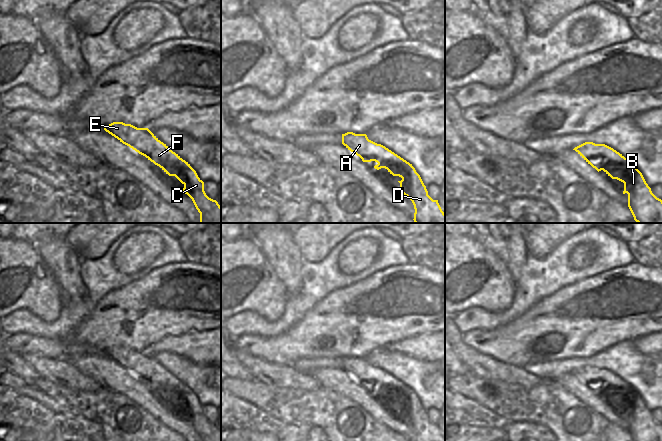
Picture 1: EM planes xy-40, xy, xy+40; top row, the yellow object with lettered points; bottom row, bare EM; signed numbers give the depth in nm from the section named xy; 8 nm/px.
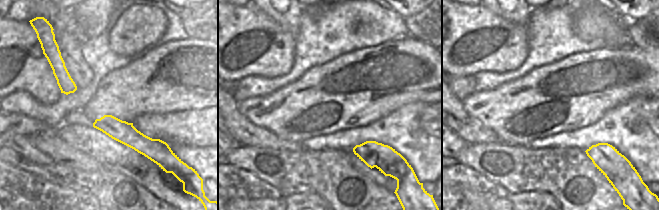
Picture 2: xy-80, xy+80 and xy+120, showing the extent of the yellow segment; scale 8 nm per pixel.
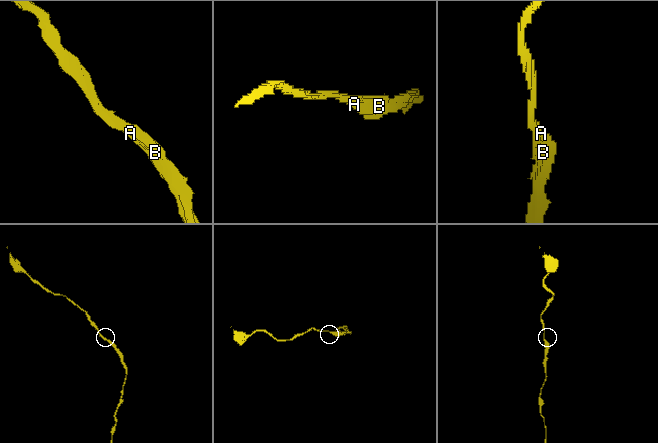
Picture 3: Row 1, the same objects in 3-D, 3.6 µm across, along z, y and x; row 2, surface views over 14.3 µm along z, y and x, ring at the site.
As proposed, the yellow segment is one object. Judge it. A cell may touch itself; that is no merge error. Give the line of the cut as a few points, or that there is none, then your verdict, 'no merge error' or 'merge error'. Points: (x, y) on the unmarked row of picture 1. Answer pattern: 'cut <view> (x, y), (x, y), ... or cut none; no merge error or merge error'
cut none; no merge error

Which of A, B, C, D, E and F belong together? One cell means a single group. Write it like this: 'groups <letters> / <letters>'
groups A B C D E F

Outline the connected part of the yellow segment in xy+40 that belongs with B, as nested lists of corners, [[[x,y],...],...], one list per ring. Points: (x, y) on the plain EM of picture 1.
[[[585,366],[573,374],[598,396],[603,394],[612,403],[624,407],[623,418],[628,418],[633,441],[662,441],[662,424],[652,417],[642,397],[622,378],[593,366]]]

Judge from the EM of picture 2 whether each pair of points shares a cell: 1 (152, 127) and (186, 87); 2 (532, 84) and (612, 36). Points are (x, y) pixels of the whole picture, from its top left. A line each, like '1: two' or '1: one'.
1: two
2: two

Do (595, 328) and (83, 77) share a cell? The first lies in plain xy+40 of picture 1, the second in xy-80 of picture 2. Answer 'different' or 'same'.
different

